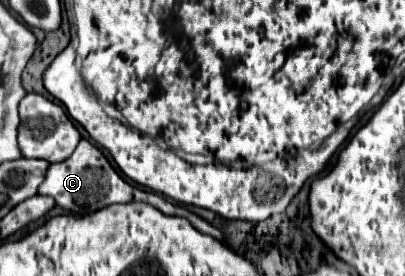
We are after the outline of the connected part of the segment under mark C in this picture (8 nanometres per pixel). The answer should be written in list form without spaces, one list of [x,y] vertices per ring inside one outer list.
[[[81,140],[79,146],[75,148],[73,156],[67,158],[65,162],[59,162],[59,164],[51,164],[49,170],[47,170],[47,176],[43,180],[43,184],[39,186],[39,194],[45,194],[45,196],[53,196],[55,202],[63,208],[63,210],[69,210],[73,214],[87,214],[87,212],[97,212],[105,206],[111,206],[111,204],[117,204],[117,202],[147,202],[151,206],[155,206],[157,210],[161,210],[163,214],[169,214],[169,216],[183,216],[187,218],[199,232],[205,232],[205,234],[211,234],[213,238],[219,238],[223,240],[223,232],[217,230],[215,226],[211,226],[209,222],[205,222],[203,218],[199,218],[197,214],[189,212],[187,208],[179,206],[179,204],[173,204],[165,198],[157,198],[155,192],[149,192],[149,190],[143,190],[135,184],[129,184],[127,180],[123,180],[115,168],[109,164],[109,160],[105,158],[105,154],[89,140]]]

